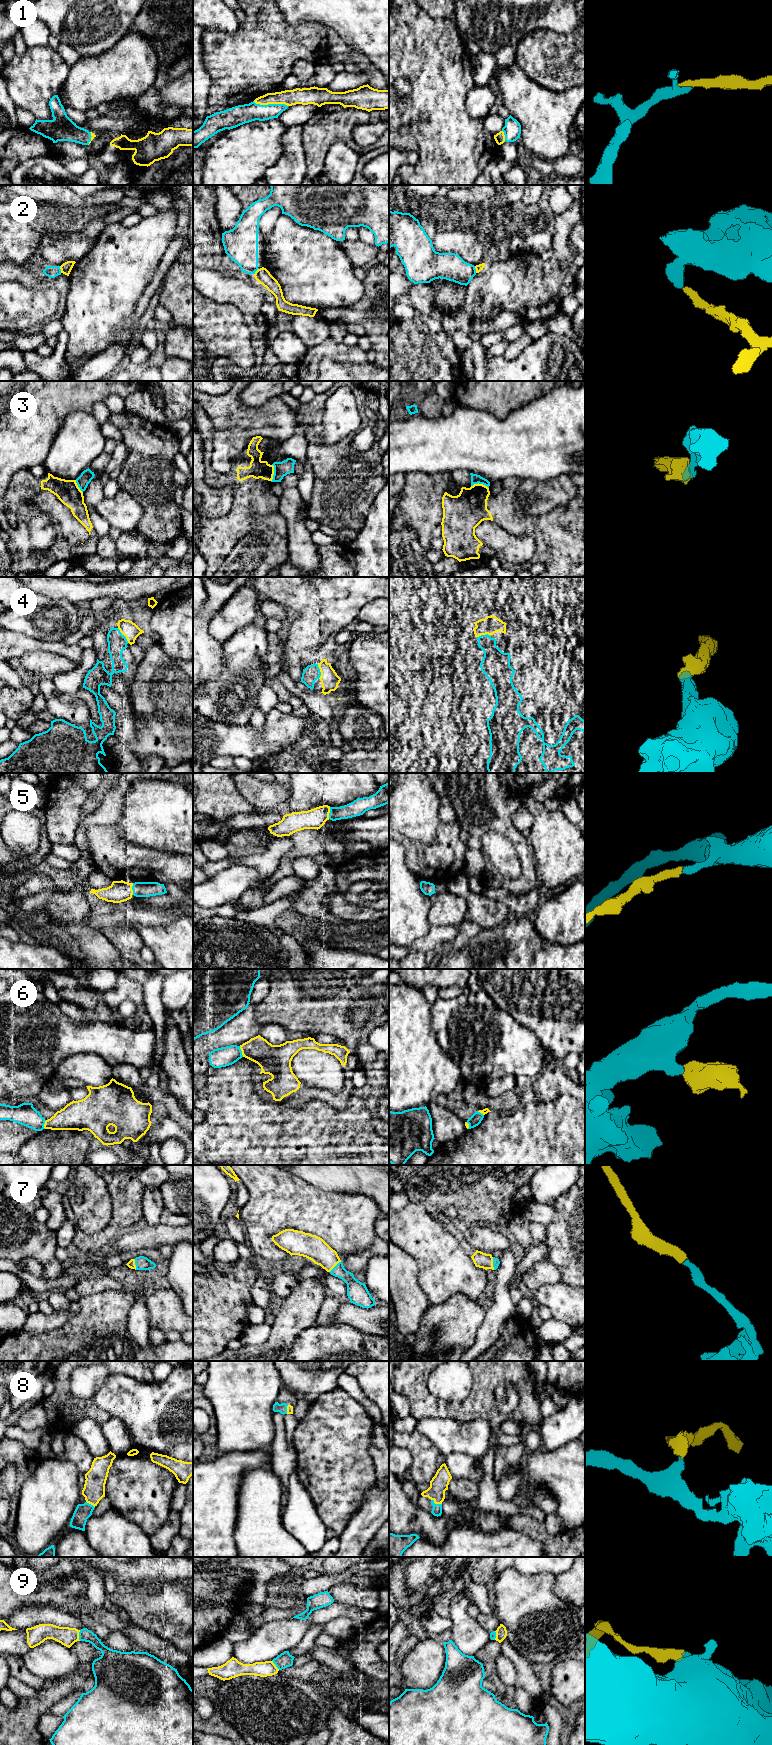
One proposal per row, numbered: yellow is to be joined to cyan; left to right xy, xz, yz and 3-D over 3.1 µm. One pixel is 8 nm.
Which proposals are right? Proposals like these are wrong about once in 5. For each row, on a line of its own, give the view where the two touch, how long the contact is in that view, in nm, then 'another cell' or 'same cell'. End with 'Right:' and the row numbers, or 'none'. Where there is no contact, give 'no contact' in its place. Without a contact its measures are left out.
1: contact in xz; length 280 nm; same cell
2: contact in xy; length 60 nm; another cell
3: contact in yz; length 150 nm; another cell
4: contact in xy; length 150 nm; same cell
5: contact in xy; length 100 nm; same cell
6: contact in xz; length 90 nm; another cell
7: contact in yz; length 110 nm; same cell
8: contact in yz; length 100 nm; same cell
9: contact in xy; length 90 nm; same cell
Right: 1, 4, 5, 7, 8, 9

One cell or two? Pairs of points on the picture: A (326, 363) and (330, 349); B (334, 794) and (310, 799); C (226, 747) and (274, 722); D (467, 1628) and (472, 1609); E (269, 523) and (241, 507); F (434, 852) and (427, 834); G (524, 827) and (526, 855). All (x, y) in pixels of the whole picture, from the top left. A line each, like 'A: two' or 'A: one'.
A: two
B: one
C: one
D: two
E: two
F: two
G: two

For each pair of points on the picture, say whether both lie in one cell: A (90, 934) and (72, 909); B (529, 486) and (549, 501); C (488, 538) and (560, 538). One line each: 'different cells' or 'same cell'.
A: same cell
B: same cell
C: different cells

